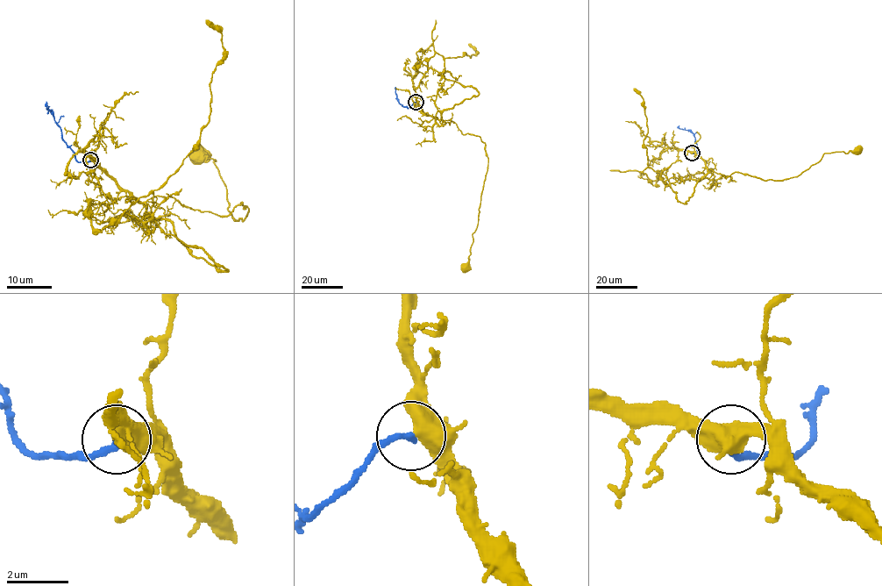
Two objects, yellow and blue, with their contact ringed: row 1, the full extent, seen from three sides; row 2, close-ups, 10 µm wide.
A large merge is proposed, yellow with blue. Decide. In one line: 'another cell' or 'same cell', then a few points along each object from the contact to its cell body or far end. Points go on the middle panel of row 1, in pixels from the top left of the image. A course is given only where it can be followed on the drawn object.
same cell | yellow via (416, 102), (425, 114), (452, 121), (463, 134), (478, 135), (485, 145), (487, 170), (478, 225), (465, 267) | blue via (416, 102), (408, 108), (399, 103), (395, 87)

